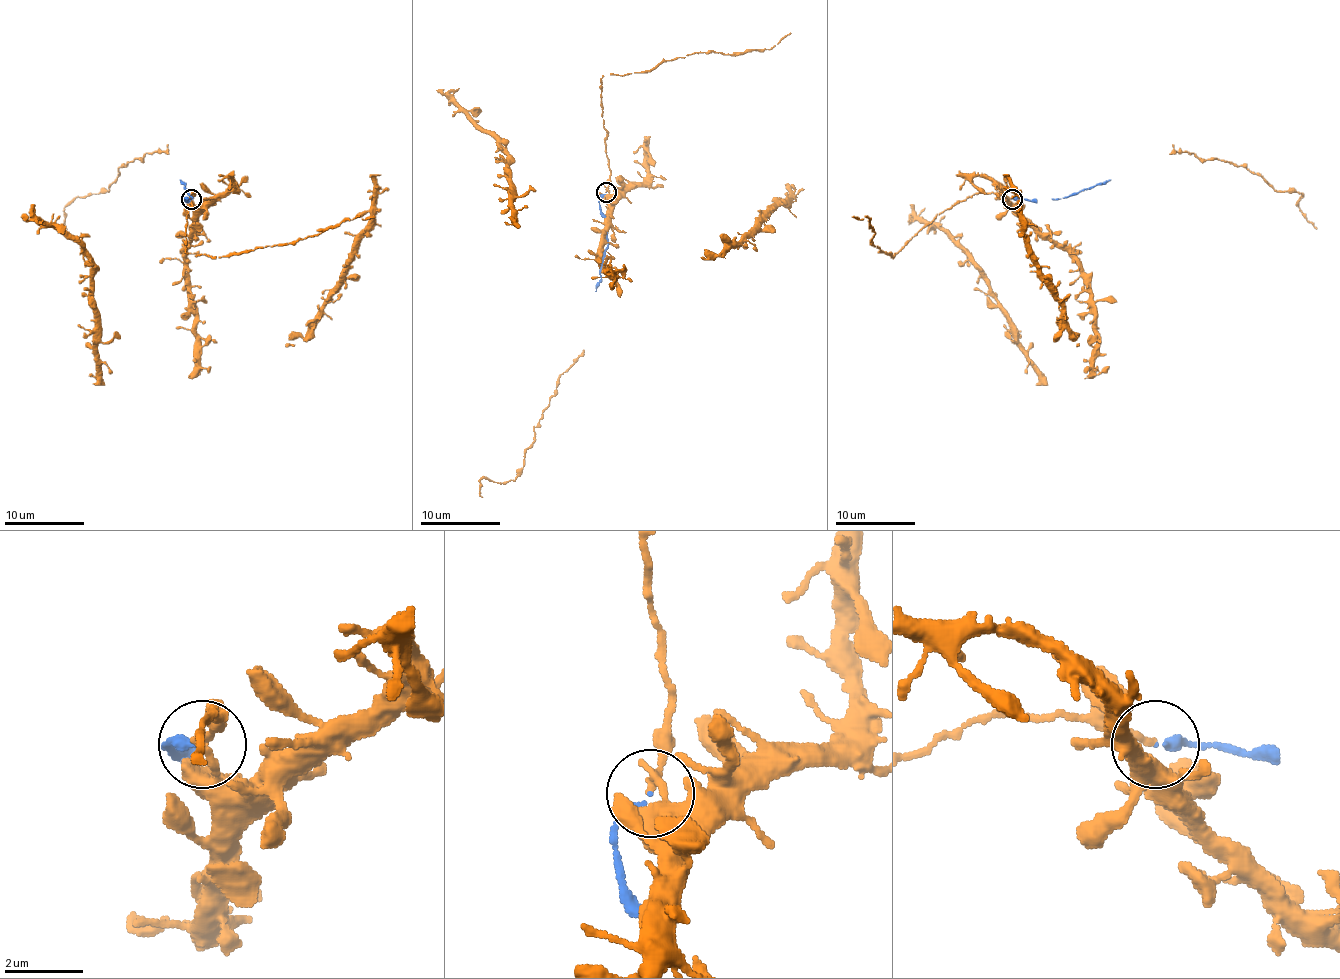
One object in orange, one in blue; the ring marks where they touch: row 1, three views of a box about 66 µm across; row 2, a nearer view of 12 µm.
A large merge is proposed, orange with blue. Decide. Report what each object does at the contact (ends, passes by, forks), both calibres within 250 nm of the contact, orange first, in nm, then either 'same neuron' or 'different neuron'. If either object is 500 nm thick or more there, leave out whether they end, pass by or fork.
orange passes by | blue ends | 160/240 nm | same neuron

